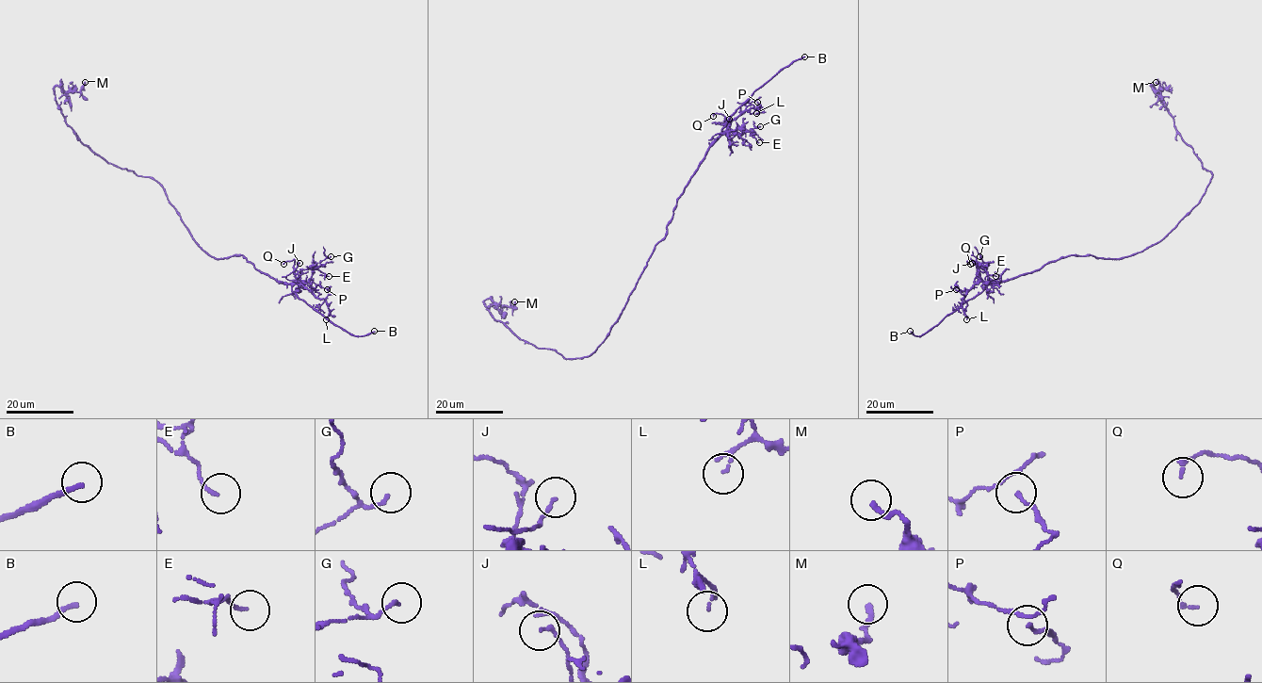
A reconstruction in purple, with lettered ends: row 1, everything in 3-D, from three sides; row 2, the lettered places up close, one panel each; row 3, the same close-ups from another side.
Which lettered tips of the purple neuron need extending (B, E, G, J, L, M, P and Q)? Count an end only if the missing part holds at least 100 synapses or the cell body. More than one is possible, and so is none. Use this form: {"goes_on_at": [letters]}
{"goes_on_at": ["B"]}

